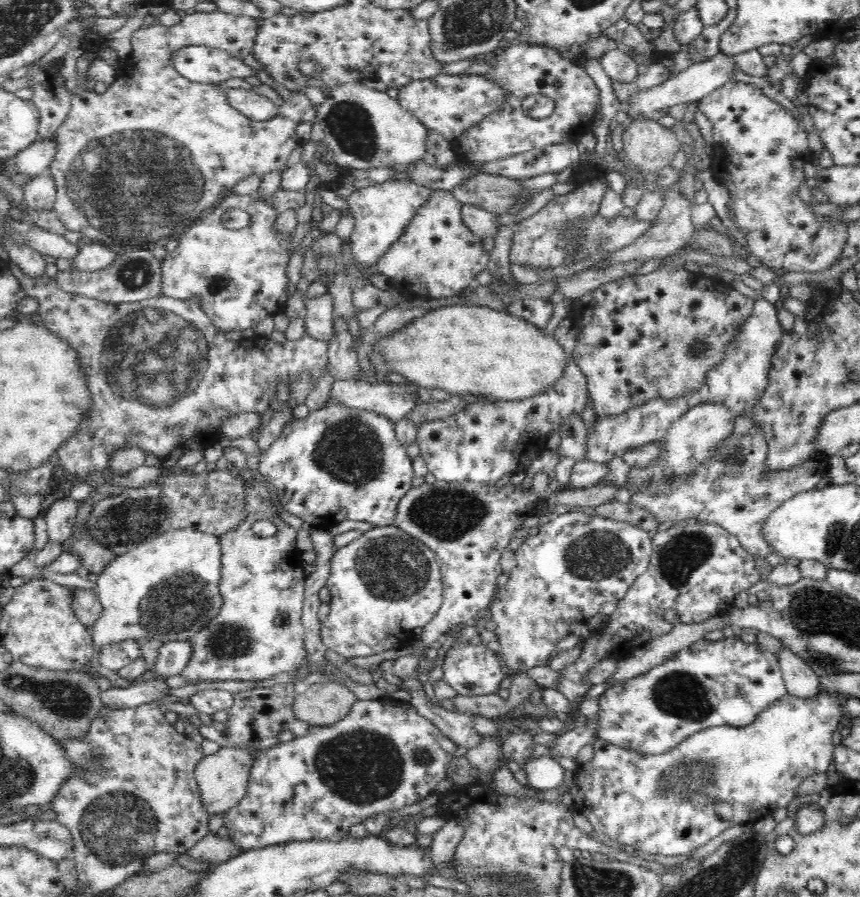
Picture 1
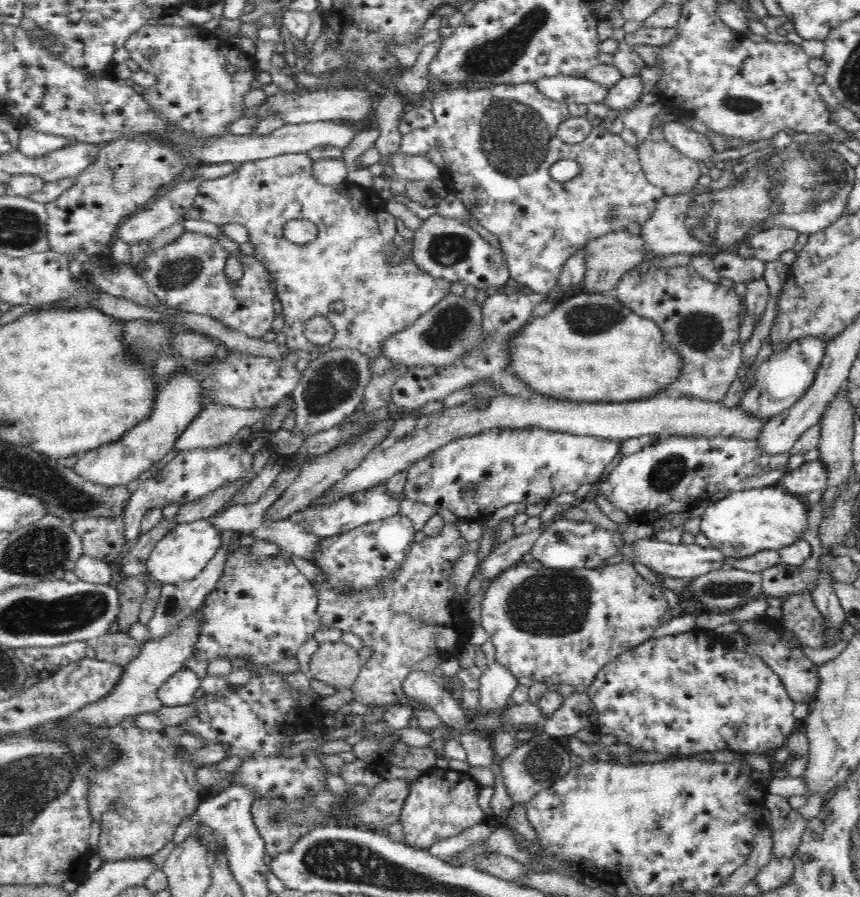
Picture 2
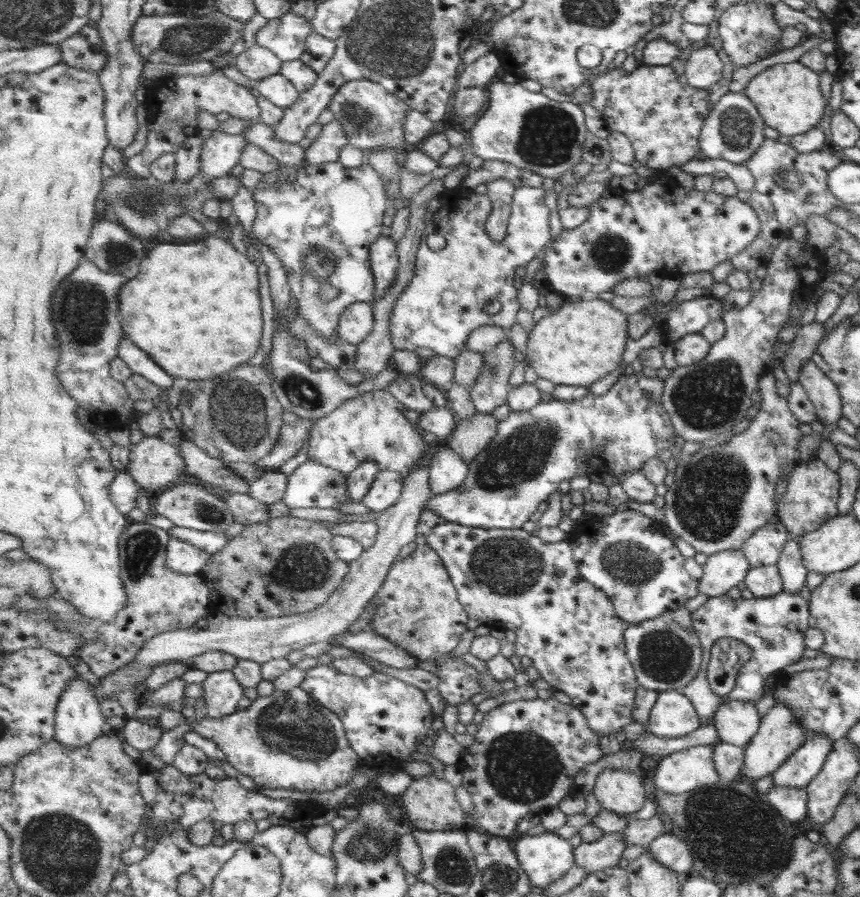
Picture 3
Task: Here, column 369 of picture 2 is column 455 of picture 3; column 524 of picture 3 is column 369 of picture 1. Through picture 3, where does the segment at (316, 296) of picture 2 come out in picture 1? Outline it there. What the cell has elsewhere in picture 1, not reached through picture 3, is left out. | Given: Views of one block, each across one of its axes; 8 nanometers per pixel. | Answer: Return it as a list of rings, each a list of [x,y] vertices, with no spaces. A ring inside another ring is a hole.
[[[386,180],[382,184],[375,184],[366,188],[356,190],[349,196],[349,208],[352,218],[355,220],[354,230],[346,241],[351,247],[354,262],[362,264],[363,267],[371,267],[378,264],[378,260],[390,251],[394,242],[404,236],[406,226],[413,220],[416,212],[426,204],[432,196],[431,188],[416,184],[413,180]]]

